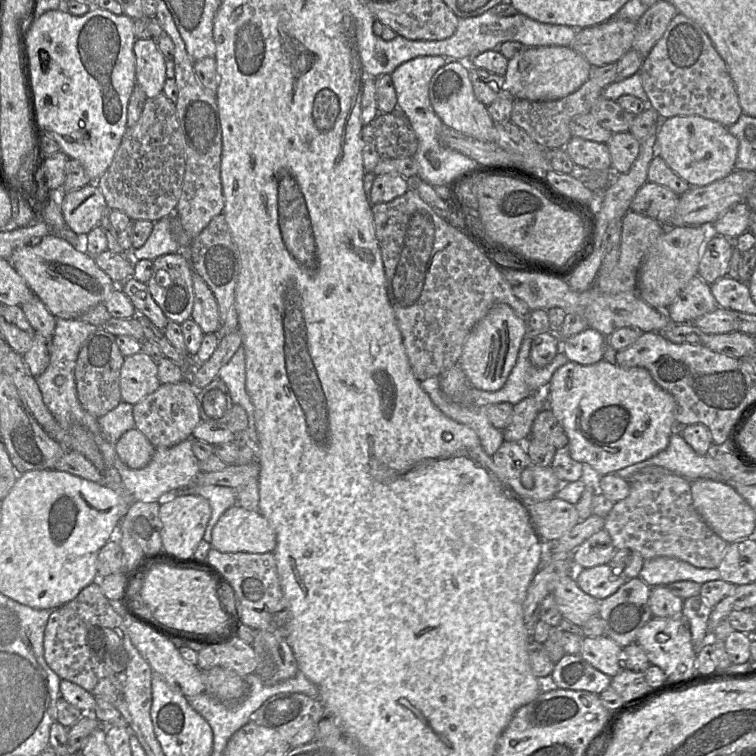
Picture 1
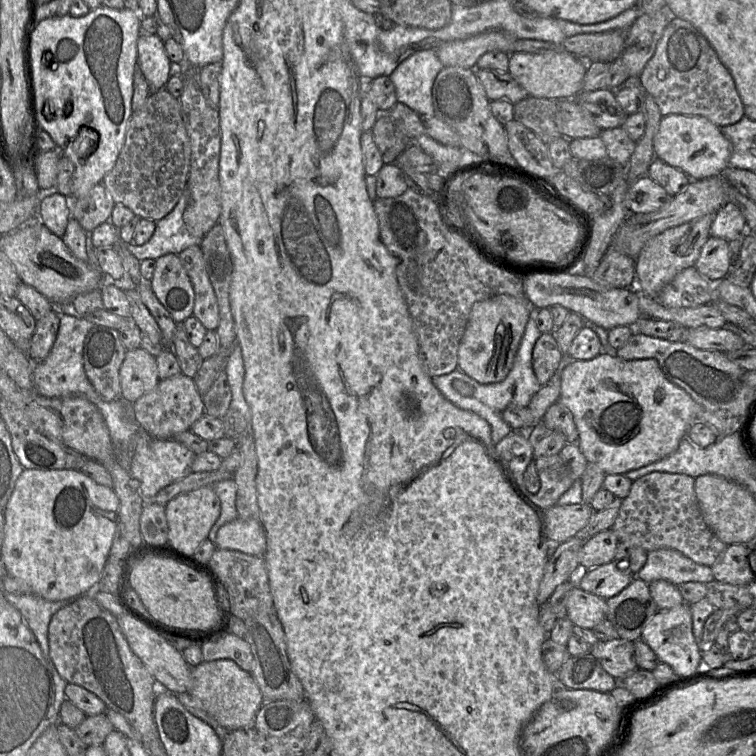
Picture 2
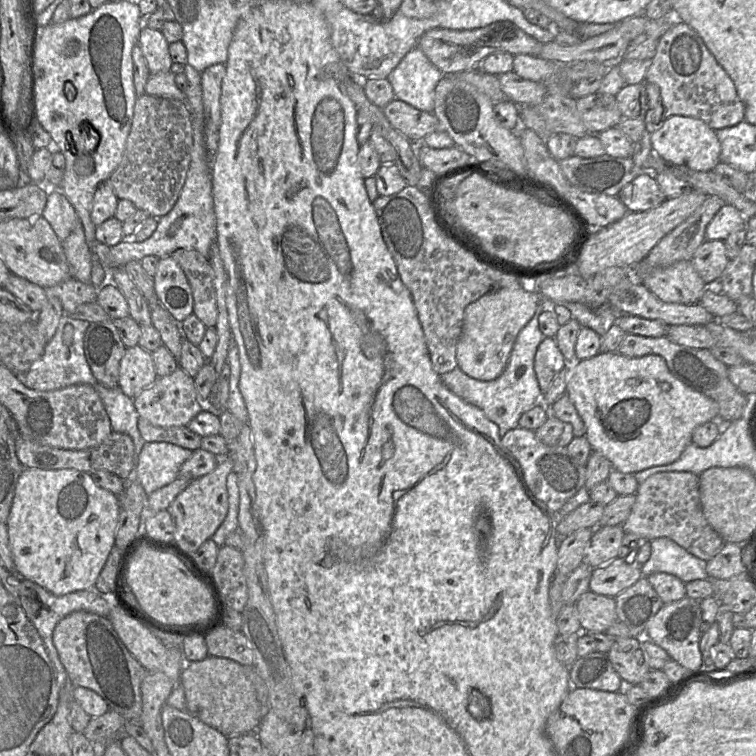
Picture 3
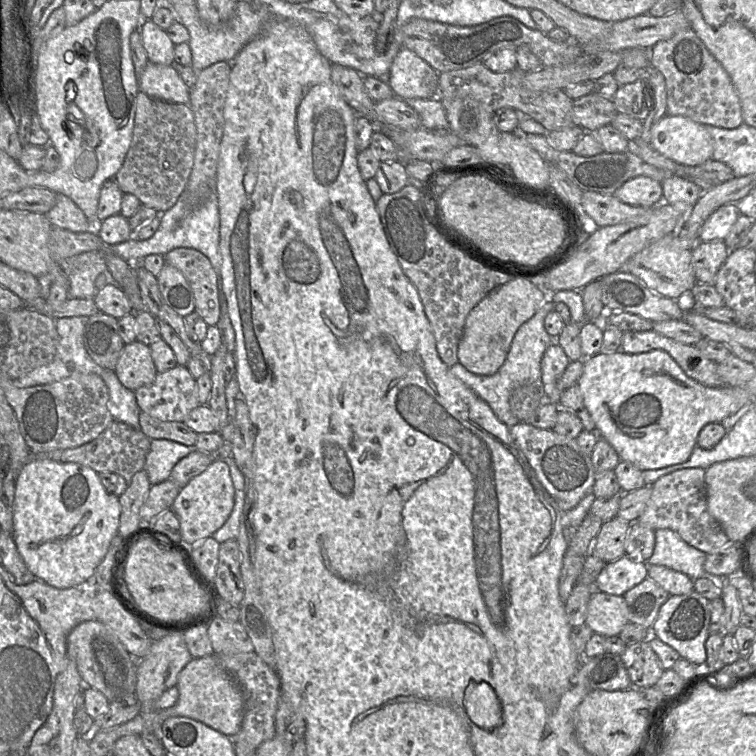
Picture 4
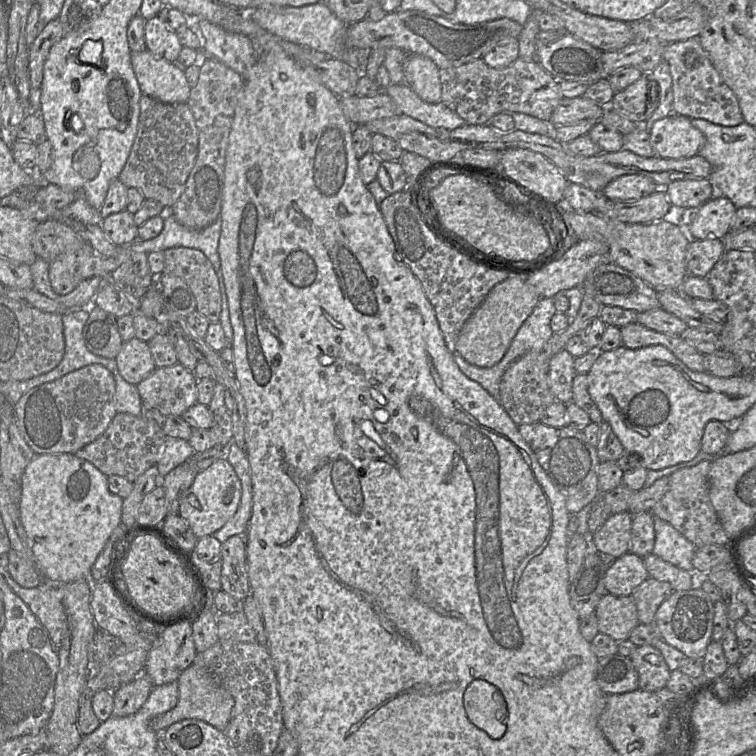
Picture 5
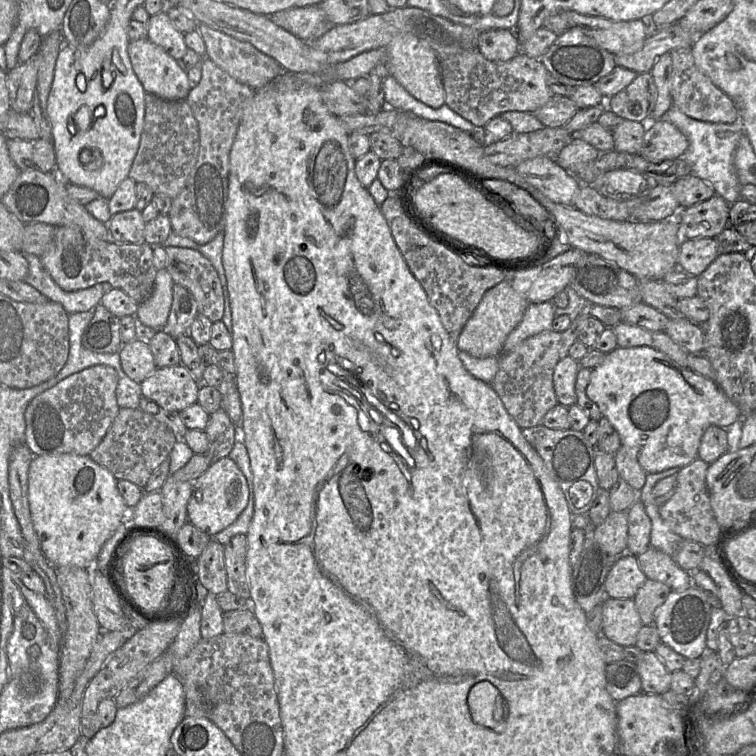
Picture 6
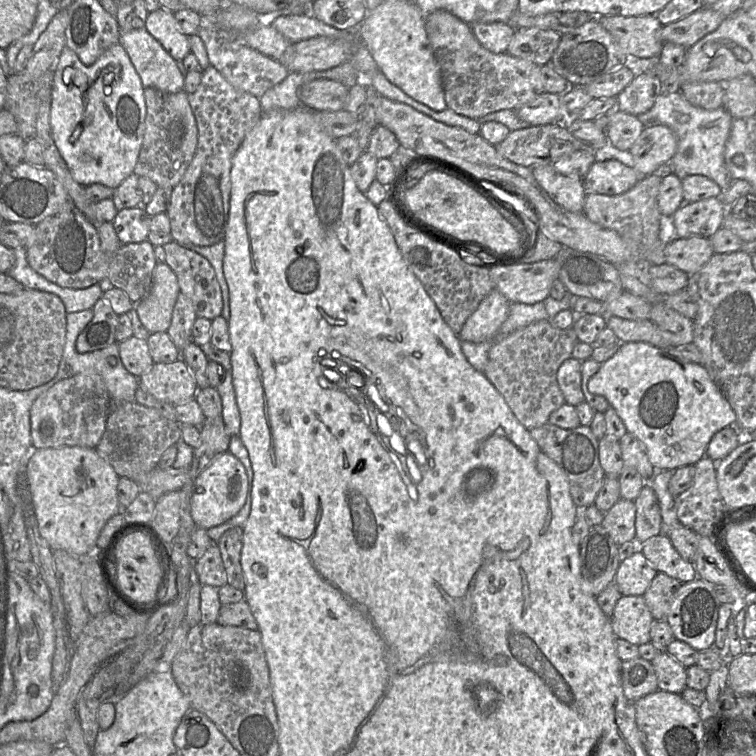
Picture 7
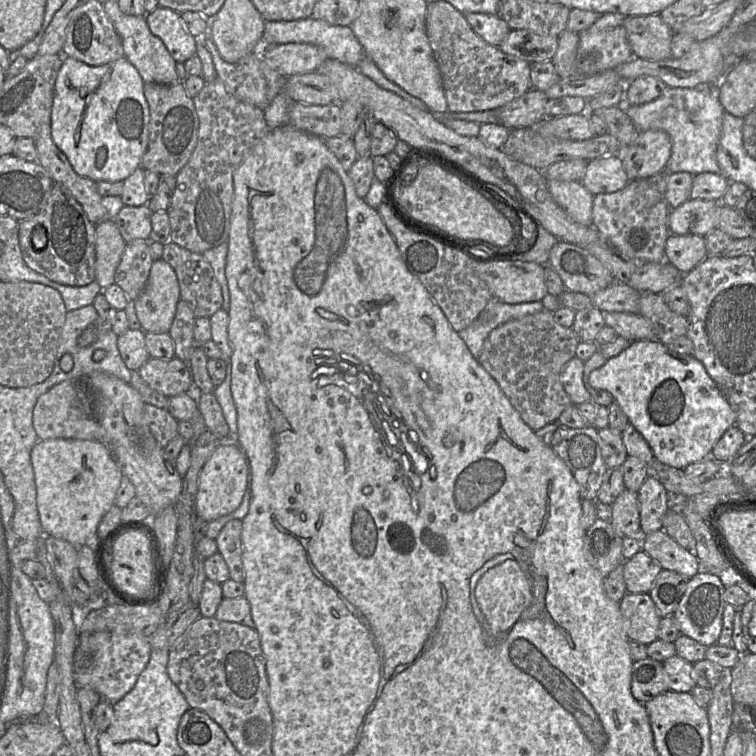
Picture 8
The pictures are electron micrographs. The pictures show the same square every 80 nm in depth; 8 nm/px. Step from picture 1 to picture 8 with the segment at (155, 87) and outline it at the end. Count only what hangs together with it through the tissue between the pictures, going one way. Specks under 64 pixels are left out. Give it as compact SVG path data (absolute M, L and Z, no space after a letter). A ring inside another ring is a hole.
M158 6L145 17L152 34L162 40L176 62L184 64L196 55L200 40L187 31L179 13Z

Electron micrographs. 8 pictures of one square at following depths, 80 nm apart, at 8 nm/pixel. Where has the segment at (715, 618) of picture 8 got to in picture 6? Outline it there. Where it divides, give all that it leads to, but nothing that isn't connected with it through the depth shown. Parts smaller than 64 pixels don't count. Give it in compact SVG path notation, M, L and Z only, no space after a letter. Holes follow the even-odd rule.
M693 584L683 591L672 591L665 602L654 612L653 624L658 630L661 643L674 649L686 659L699 658L705 652L707 630L712 606L705 594Z

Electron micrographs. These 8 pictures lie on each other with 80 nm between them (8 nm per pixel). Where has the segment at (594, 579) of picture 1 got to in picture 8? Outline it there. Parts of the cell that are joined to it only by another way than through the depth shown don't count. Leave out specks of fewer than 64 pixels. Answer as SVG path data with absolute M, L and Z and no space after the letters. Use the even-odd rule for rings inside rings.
M641 550L623 562L623 576L629 593L649 593L663 568L645 551Z

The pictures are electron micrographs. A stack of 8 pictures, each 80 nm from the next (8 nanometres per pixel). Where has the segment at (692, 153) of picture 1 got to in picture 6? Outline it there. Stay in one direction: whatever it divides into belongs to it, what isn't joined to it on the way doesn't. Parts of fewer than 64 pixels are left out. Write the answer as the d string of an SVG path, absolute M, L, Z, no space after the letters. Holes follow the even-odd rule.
M665 119L651 121L646 126L640 155L650 162L680 158L689 145L686 136Z

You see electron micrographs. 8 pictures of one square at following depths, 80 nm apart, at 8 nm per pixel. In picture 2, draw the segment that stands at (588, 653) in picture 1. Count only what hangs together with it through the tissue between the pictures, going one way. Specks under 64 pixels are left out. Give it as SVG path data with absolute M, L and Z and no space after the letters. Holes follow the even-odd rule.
M620 638L599 641L591 647L589 653L618 681L638 669L634 660L634 642Z

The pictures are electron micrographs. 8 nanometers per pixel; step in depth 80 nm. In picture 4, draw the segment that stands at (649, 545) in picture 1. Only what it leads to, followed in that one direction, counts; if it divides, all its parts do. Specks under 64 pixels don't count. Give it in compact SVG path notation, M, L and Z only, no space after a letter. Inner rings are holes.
M700 467L686 468L658 478L651 486L652 494L644 512L638 518L638 521L634 523L640 523L653 530L673 530L677 532L686 543L706 554L718 551L729 545L731 543L729 538L707 508L705 472L706 469Z

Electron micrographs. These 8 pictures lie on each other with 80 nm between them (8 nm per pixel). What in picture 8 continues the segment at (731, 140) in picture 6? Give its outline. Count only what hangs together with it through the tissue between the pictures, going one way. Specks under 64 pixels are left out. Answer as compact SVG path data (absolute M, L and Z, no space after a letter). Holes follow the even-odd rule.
M668 87L655 100L630 105L626 99L624 110L632 120L637 132L663 130L672 142L671 156L666 165L669 173L688 172L696 175L703 172L721 174L716 160L725 109L712 87Z

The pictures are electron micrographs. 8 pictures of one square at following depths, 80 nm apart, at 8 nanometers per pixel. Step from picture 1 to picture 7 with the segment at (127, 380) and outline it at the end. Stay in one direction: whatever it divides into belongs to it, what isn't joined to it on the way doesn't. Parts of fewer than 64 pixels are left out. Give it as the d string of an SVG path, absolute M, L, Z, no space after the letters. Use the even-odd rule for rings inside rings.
M132 336L119 343L124 367L136 377L141 377L154 364L147 340Z

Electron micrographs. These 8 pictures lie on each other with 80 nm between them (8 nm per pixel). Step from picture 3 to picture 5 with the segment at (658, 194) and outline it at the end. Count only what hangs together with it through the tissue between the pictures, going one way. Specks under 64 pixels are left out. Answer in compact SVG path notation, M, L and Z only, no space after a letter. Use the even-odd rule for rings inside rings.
M621 175L609 182L602 193L612 201L629 201L646 197L659 187L656 183L644 175Z

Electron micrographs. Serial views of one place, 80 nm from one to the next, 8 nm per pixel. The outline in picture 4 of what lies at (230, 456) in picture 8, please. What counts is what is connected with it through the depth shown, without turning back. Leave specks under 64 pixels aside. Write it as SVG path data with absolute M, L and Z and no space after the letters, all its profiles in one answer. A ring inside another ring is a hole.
M213 461L204 472L181 488L171 506L180 523L182 542L192 547L211 537L227 521L234 499L235 490L228 464L224 461Z

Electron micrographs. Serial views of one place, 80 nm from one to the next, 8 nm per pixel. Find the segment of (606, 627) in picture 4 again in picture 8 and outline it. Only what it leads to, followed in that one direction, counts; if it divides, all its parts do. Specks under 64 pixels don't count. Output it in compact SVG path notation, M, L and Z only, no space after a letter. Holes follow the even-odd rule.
M628 593L619 602L630 640L649 645L658 639L661 620L649 593Z

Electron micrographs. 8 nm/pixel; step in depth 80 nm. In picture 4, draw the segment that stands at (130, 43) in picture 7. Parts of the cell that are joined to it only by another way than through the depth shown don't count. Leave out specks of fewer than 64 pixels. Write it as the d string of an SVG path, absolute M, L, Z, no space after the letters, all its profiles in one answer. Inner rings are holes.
M148 61L138 77L141 92L166 102L189 104L190 88L171 65L154 64Z

